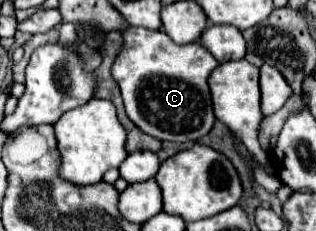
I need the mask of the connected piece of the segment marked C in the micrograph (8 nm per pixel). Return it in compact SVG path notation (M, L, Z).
M129 26L123 32L123 44L121 44L119 54L113 60L111 74L115 82L121 86L121 96L125 102L127 116L131 118L131 122L135 122L135 126L139 126L145 134L151 134L159 140L173 140L173 142L183 144L183 142L195 142L203 138L215 122L207 78L211 70L217 66L219 64L215 62L211 52L203 50L203 46L199 46L197 42L181 46L181 44L171 42L167 34L163 34L161 30Z

